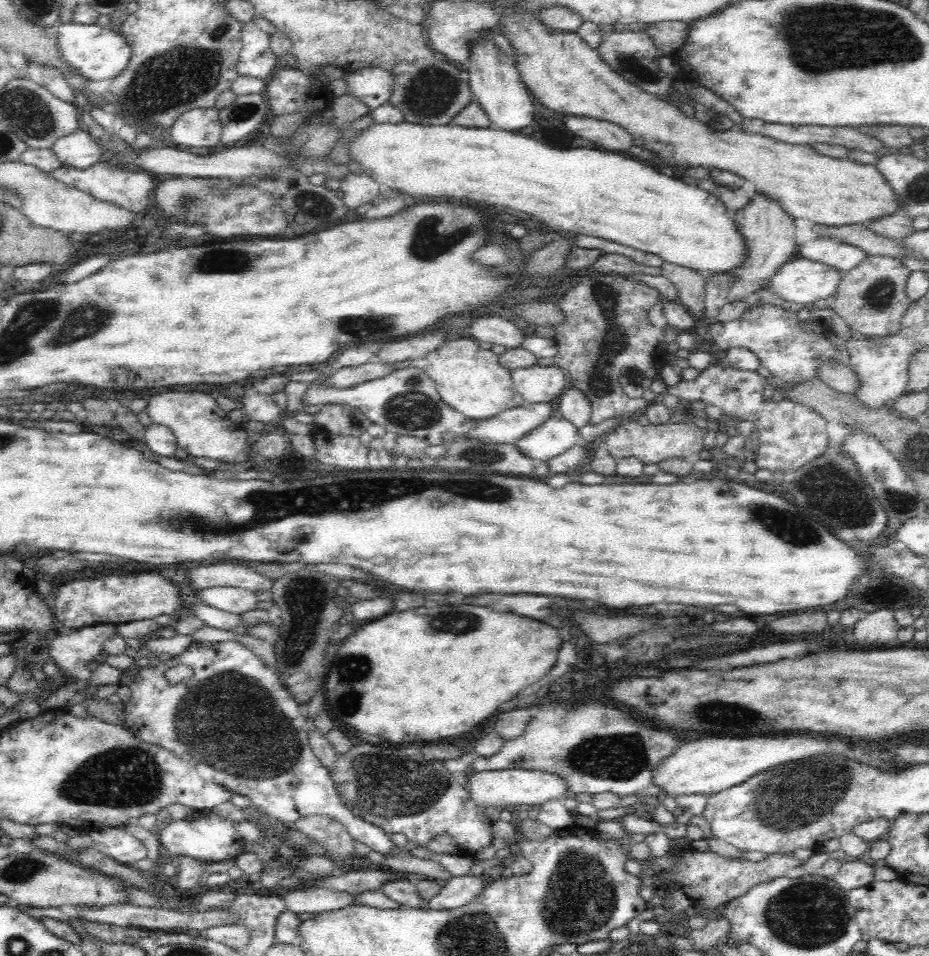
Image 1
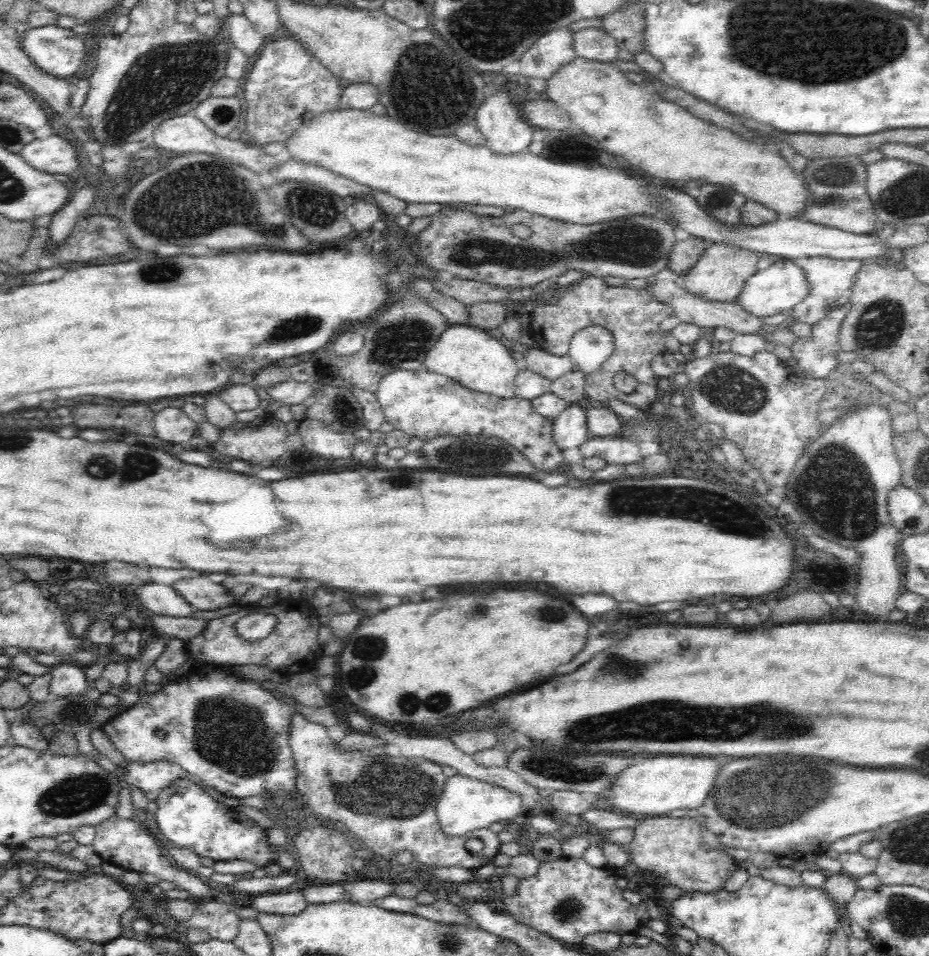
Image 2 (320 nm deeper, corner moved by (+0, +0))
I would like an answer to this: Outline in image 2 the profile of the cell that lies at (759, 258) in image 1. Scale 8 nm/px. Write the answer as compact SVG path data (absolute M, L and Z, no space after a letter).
M711 245L702 252L694 266L690 266L678 281L686 292L698 295L710 302L734 303L746 278L757 272L755 269L758 258L754 253L731 245Z

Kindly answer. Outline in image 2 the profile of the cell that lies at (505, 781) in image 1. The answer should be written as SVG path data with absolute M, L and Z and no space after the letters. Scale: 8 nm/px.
M457 774L444 782L435 810L441 832L447 838L462 838L472 832L488 829L494 823L502 824L502 821L514 819L514 816L521 813L521 796L504 787Z

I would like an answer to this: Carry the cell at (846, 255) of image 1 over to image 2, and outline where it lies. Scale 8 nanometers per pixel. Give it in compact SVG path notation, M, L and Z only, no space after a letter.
M828 257L801 258L794 262L802 270L805 270L806 282L808 283L808 294L802 298L802 302L798 302L788 316L793 318L793 322L801 322L810 326L818 326L820 321L824 321L829 316L829 312L840 308L836 300L843 294L849 294L853 283L852 278L857 274L861 260L838 260Z

